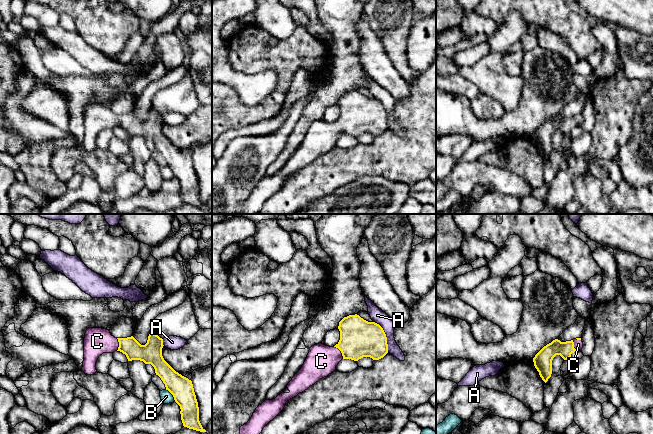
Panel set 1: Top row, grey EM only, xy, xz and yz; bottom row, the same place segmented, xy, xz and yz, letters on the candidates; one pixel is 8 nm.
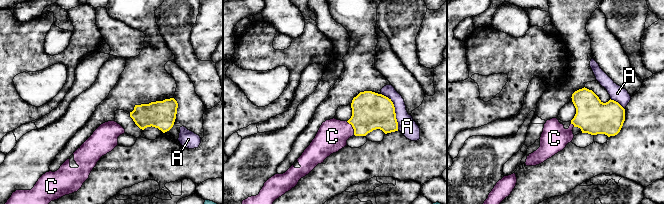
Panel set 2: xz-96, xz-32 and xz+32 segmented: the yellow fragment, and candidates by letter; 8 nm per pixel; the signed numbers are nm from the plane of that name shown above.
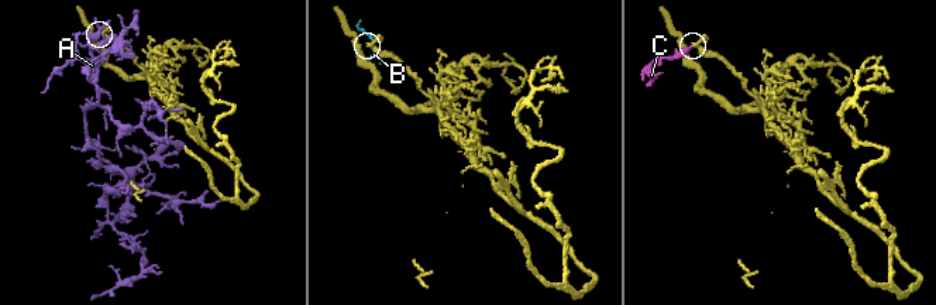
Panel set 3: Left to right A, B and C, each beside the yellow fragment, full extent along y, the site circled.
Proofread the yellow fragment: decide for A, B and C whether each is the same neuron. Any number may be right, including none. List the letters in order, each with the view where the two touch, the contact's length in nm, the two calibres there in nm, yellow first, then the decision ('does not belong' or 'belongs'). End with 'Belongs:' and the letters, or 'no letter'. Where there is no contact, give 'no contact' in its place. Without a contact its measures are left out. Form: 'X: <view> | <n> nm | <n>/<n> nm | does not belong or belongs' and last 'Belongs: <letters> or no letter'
A: xz | 280 nm | 300/110 nm | does not belong
B: xy | 130 nm | 180/90 nm | does not belong
C: xz | 130 nm | 300/240 nm | belongs
Belongs: C

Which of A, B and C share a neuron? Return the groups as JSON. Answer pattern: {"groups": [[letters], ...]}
{"groups": [["A"], ["B"], ["C"]]}

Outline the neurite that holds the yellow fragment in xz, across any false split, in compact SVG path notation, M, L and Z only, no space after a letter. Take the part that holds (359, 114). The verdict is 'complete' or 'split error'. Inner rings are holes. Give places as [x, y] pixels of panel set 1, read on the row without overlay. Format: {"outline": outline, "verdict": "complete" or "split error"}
{"outline": "M357 90L349 91L339 98L338 105L340 107L339 118L333 123L326 122L322 119L312 122L301 145L286 162L290 168L282 168L275 175L266 175L259 181L251 195L240 203L240 214L256 214L262 208L263 204L284 185L287 177L334 148L342 135L358 137L363 133L370 133L373 136L379 136L388 129L386 110L383 104L375 98L368 98Z", "verdict": "split error"}

